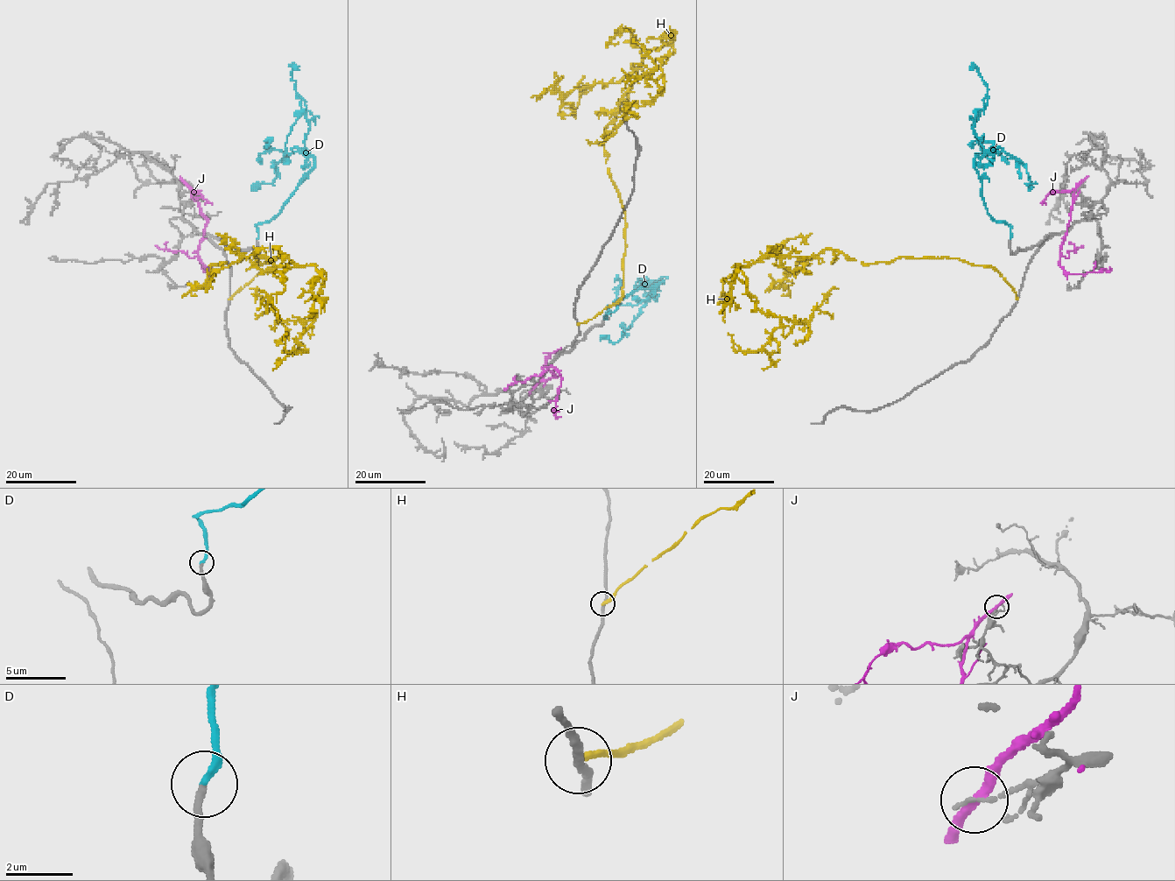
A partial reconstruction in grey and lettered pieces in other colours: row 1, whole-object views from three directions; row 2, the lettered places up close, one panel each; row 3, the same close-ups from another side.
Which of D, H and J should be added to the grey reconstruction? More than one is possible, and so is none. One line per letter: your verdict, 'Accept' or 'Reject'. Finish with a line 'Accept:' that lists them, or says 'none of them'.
D: Accept
H: Reject
J: Reject
Accept: D

